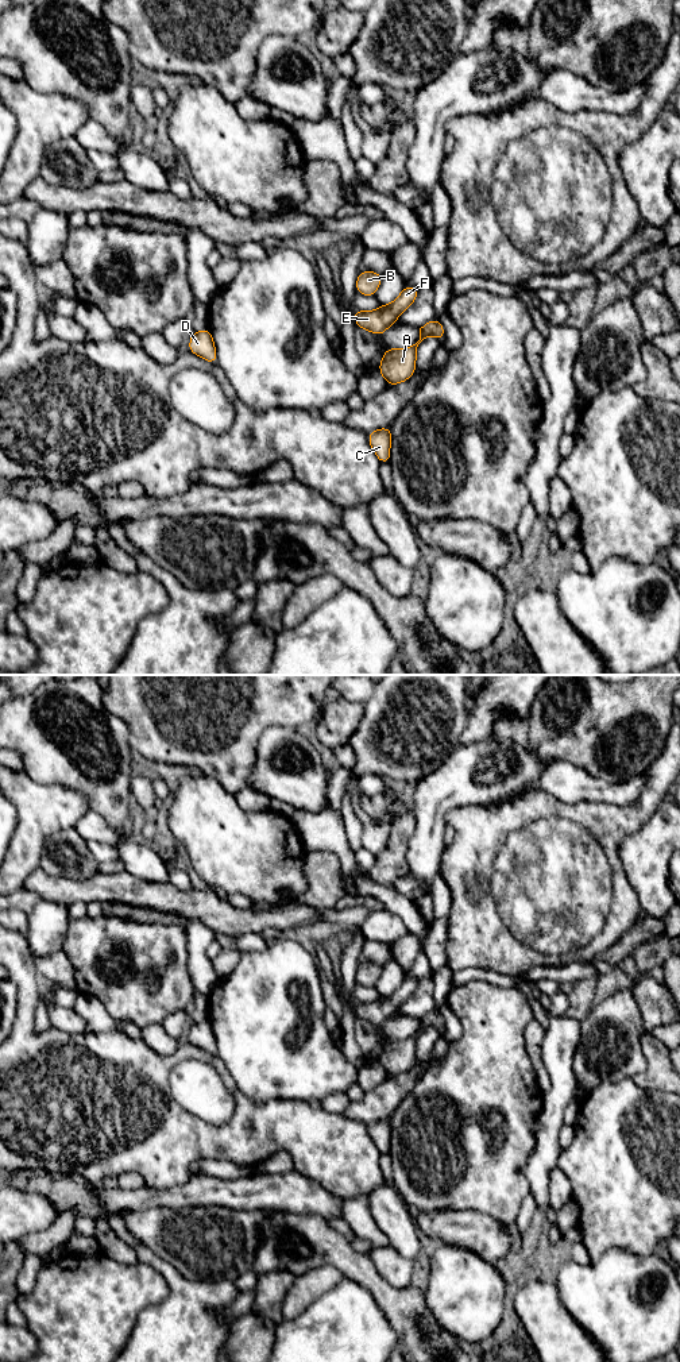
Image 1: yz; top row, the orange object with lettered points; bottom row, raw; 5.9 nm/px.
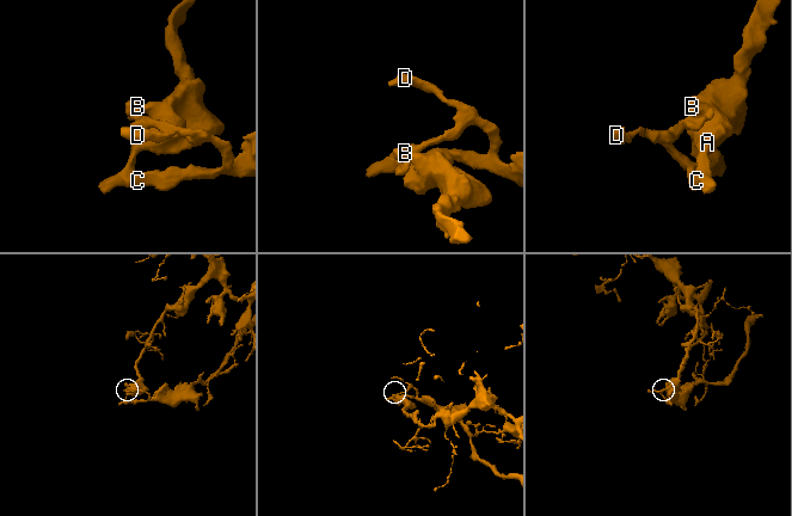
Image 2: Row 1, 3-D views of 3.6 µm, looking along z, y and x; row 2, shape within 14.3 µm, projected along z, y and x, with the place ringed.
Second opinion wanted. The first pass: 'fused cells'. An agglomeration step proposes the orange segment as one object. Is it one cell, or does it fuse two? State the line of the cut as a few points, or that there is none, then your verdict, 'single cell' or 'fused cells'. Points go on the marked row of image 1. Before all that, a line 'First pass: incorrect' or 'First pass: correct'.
First pass: incorrect
no cut; single cell

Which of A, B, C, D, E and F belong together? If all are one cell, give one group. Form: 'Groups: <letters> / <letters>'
Groups: A B C D E F

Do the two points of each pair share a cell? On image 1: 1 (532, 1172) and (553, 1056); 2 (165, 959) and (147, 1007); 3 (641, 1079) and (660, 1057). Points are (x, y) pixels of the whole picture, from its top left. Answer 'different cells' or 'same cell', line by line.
1: same cell
2: same cell
3: same cell

